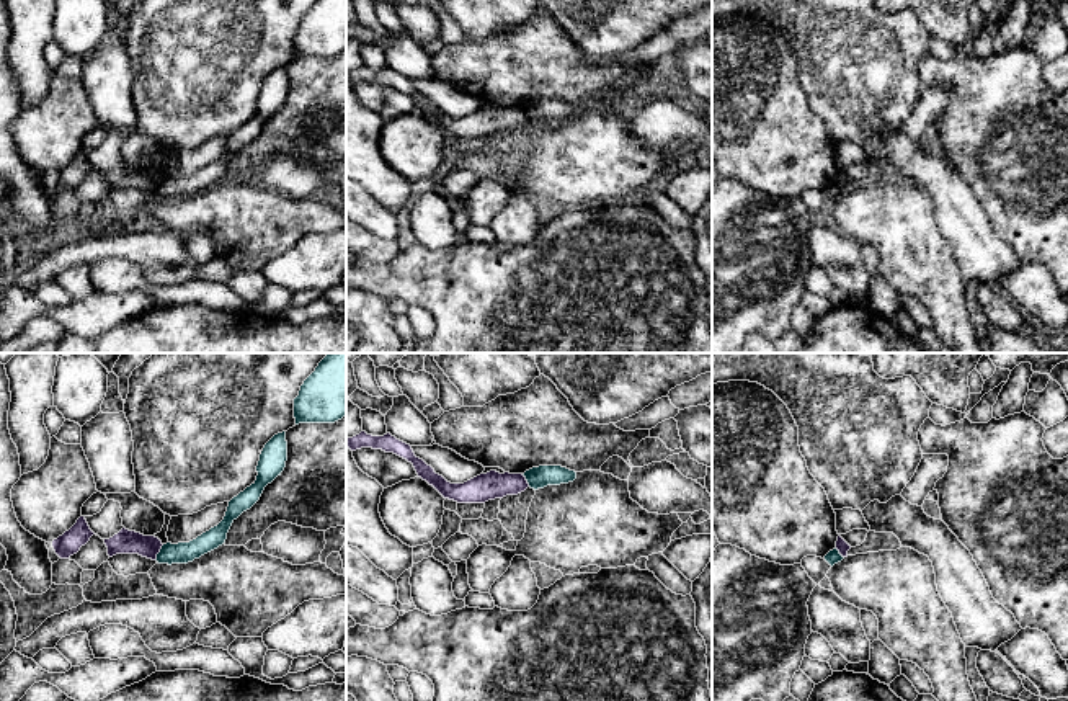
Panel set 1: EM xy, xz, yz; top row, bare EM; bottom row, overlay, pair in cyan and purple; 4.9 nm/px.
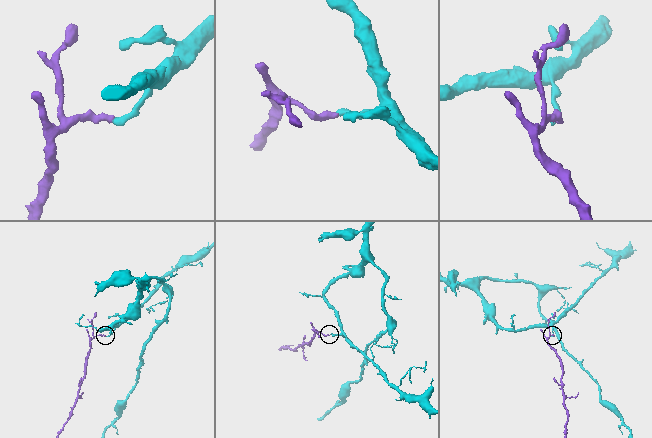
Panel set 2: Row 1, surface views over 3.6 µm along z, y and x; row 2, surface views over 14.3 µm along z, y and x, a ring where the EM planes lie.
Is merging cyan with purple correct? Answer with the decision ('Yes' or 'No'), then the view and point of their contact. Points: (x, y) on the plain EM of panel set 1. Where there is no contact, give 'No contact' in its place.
No. Touches cyan at xy (159, 187)

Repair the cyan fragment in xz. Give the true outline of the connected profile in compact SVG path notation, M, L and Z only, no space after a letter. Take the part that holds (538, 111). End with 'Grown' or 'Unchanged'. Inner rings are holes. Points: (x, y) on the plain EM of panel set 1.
M539 100L523 108L531 123L544 123L547 119L568 118L576 113L576 106L562 100Z. Unchanged

